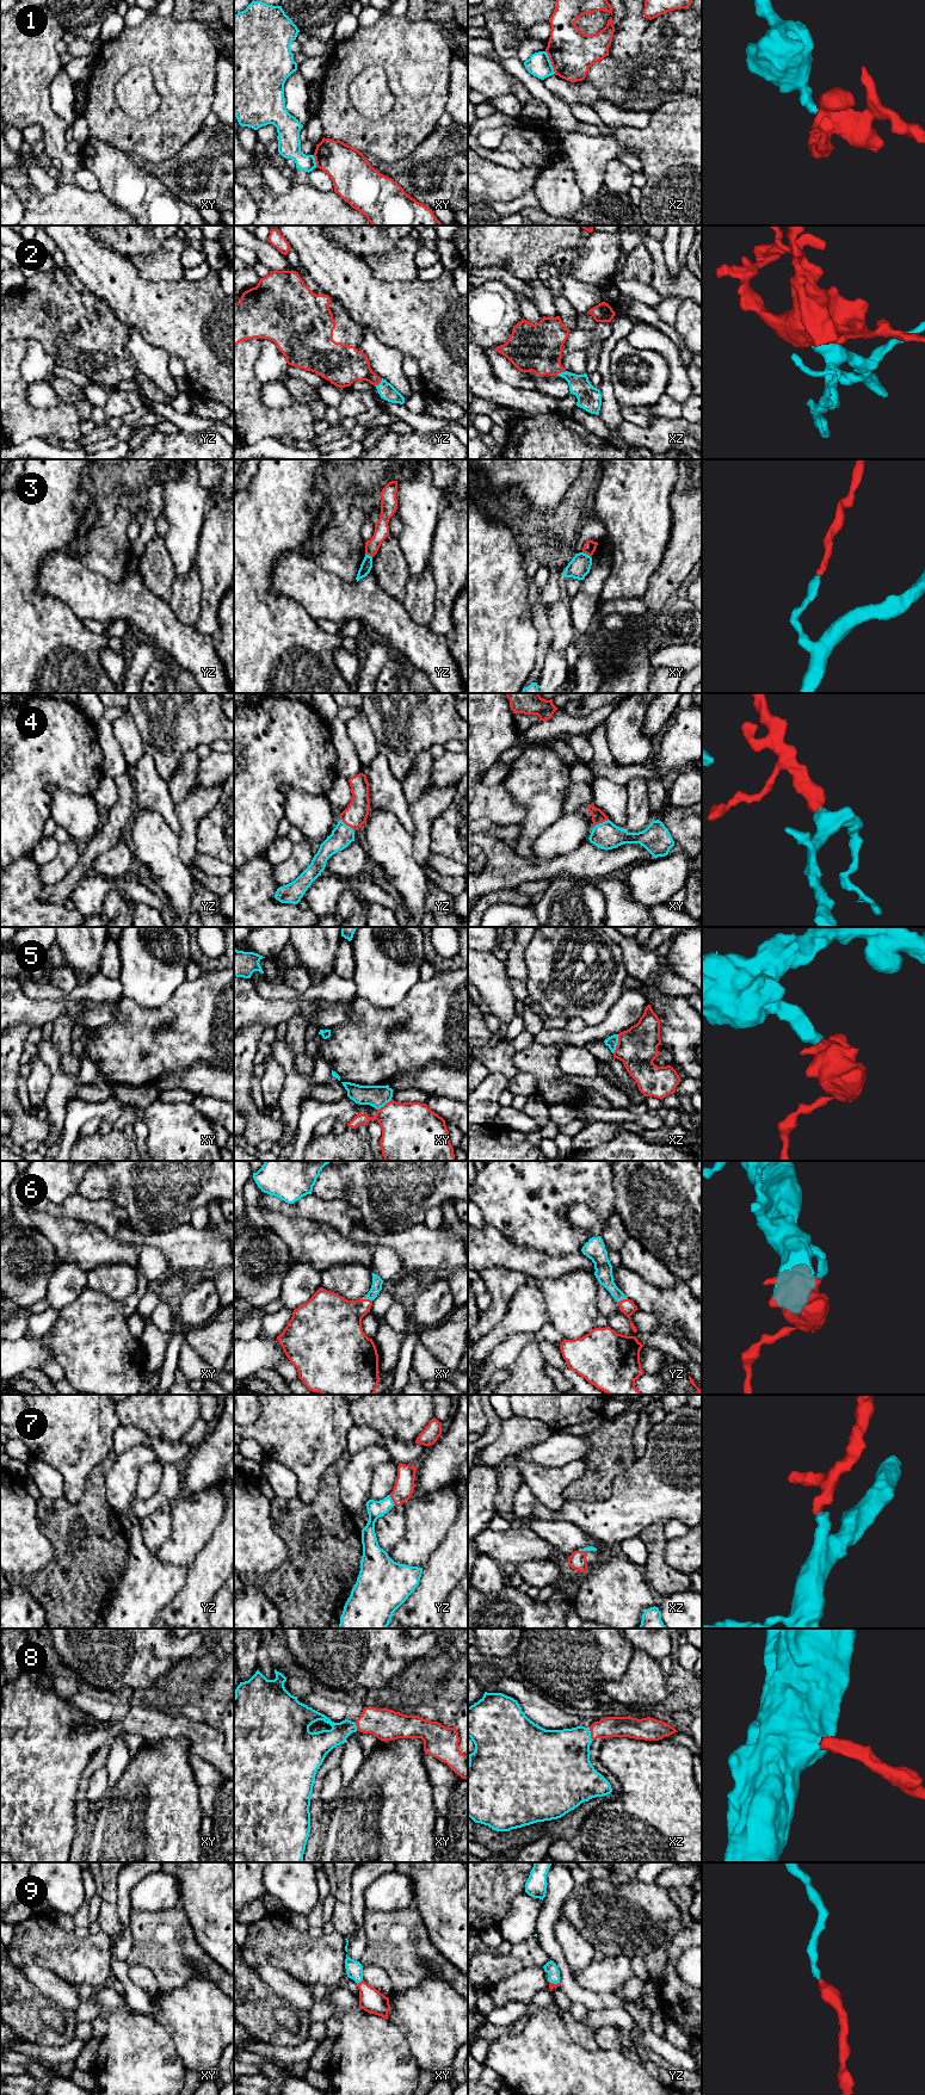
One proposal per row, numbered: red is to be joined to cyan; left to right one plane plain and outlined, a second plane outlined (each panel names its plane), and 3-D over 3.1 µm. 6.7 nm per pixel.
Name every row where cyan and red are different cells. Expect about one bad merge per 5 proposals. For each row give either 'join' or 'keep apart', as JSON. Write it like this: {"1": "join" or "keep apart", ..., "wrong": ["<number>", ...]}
{"1": "keep apart", "2": "join", "3": "keep apart", "4": "join", "5": "keep apart", "6": "join", "7": "join", "8": "join", "9": "join", "wrong": ["1", "3", "5"]}

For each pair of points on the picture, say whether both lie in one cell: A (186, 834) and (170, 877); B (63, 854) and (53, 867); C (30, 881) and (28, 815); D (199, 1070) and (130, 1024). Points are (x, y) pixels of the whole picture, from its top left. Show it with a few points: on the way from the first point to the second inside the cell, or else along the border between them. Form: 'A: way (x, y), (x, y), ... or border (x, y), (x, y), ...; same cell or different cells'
A: border (178, 835), (178, 854), (186, 864); different cells
B: way (62, 858), (56, 864); same cell
C: border (23, 854), (12, 863); different cells
D: border (221, 1068), (196, 1062), (183, 1070), (166, 1073); different cells

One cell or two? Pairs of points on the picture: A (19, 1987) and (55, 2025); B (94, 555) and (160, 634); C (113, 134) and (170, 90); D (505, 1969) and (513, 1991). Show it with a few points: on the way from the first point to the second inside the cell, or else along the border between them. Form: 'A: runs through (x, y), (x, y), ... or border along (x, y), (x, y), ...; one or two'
A: border along (39, 2013), (39, 2018), (50, 2028), (65, 2028); two
B: border along (92, 570), (103, 574), (112, 581), (123, 582); two
C: runs through (133, 133), (146, 133), (170, 109); one
D: border along (535, 1965), (518, 1970), (488, 1990); two

